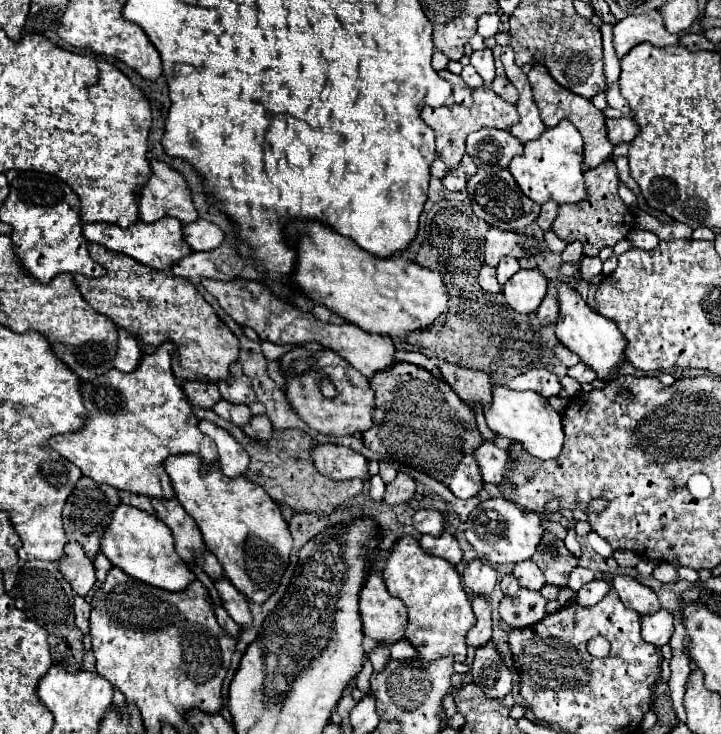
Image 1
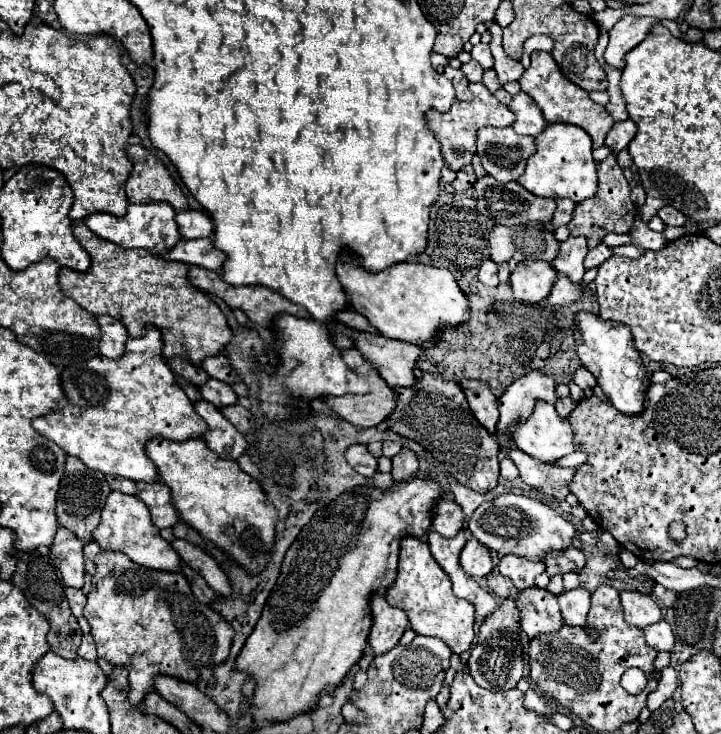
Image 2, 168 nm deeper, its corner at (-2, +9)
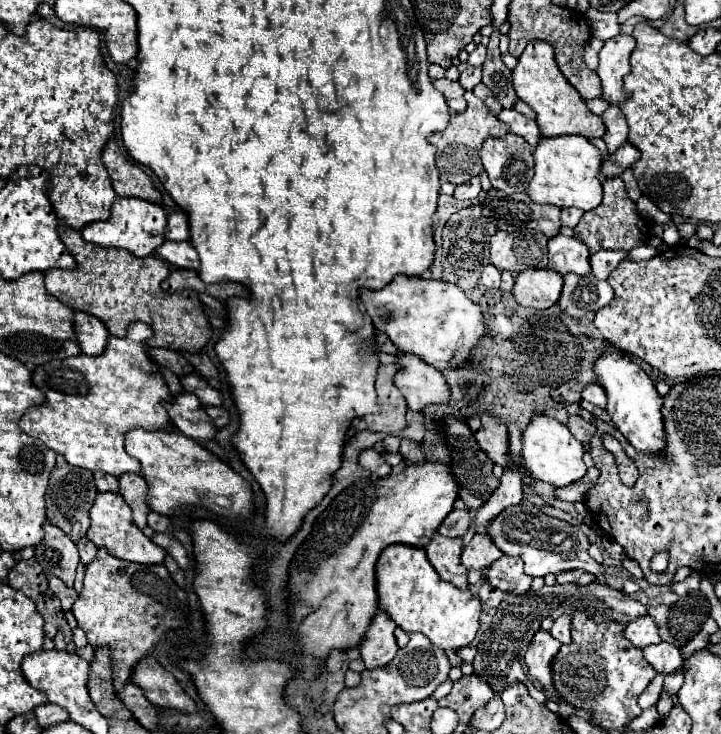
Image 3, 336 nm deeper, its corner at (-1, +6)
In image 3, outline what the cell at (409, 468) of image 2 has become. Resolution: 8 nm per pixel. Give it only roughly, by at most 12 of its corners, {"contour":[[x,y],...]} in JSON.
{"contour":[[401,440],[399,452],[405,462],[423,462],[421,444]]}

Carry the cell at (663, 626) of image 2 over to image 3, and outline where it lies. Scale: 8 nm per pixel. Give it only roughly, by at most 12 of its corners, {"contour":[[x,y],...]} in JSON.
{"contour":[[669,642],[647,646],[647,662],[659,674],[675,674],[683,666],[679,648]]}

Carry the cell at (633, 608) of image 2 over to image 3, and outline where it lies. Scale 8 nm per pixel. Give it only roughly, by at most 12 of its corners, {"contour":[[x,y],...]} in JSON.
{"contour":[[651,616],[629,622],[625,634],[635,648],[659,644]]}

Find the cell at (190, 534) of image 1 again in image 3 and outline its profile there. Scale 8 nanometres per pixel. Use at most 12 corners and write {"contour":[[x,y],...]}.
{"contour":[[139,474],[119,476],[119,494],[133,510],[133,522],[147,526],[143,502],[147,484]]}

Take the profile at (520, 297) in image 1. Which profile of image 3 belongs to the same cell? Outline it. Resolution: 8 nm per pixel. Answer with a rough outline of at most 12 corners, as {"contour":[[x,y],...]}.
{"contour":[[529,268],[517,276],[519,306],[547,310],[559,302],[563,278]]}

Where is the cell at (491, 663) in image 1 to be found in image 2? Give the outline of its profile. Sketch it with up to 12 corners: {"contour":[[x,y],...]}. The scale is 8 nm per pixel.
{"contour":[[508,597],[470,651],[474,681],[508,691],[522,679],[520,615]]}

